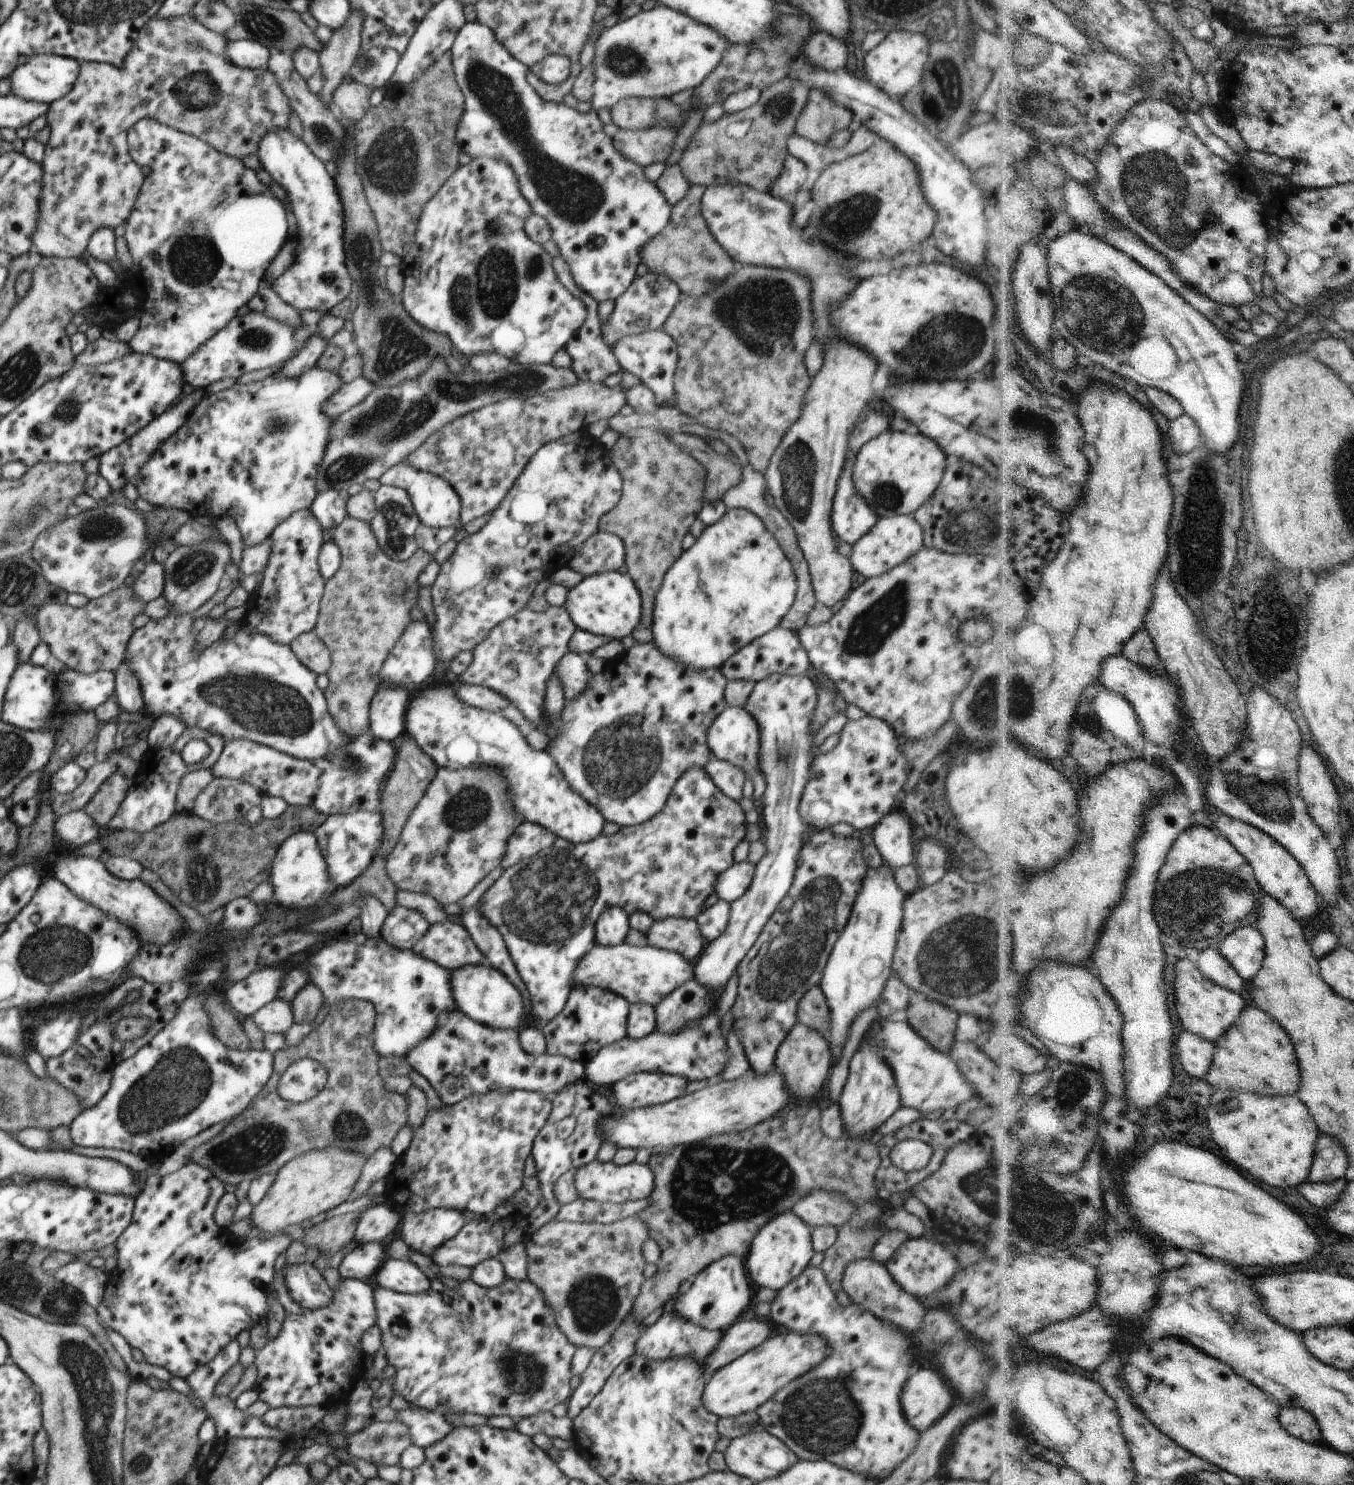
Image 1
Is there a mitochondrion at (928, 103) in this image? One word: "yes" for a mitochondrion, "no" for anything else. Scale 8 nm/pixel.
yes

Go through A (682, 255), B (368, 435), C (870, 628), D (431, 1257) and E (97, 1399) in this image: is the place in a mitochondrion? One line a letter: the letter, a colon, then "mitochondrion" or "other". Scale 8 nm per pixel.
A: other
B: mitochondrion
C: mitochondrion
D: other
E: mitochondrion

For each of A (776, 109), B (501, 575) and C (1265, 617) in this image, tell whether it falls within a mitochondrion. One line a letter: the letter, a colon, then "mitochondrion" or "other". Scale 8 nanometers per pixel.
A: mitochondrion
B: mitochondrion
C: mitochondrion

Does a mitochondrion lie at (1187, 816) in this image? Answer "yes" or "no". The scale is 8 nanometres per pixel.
no

